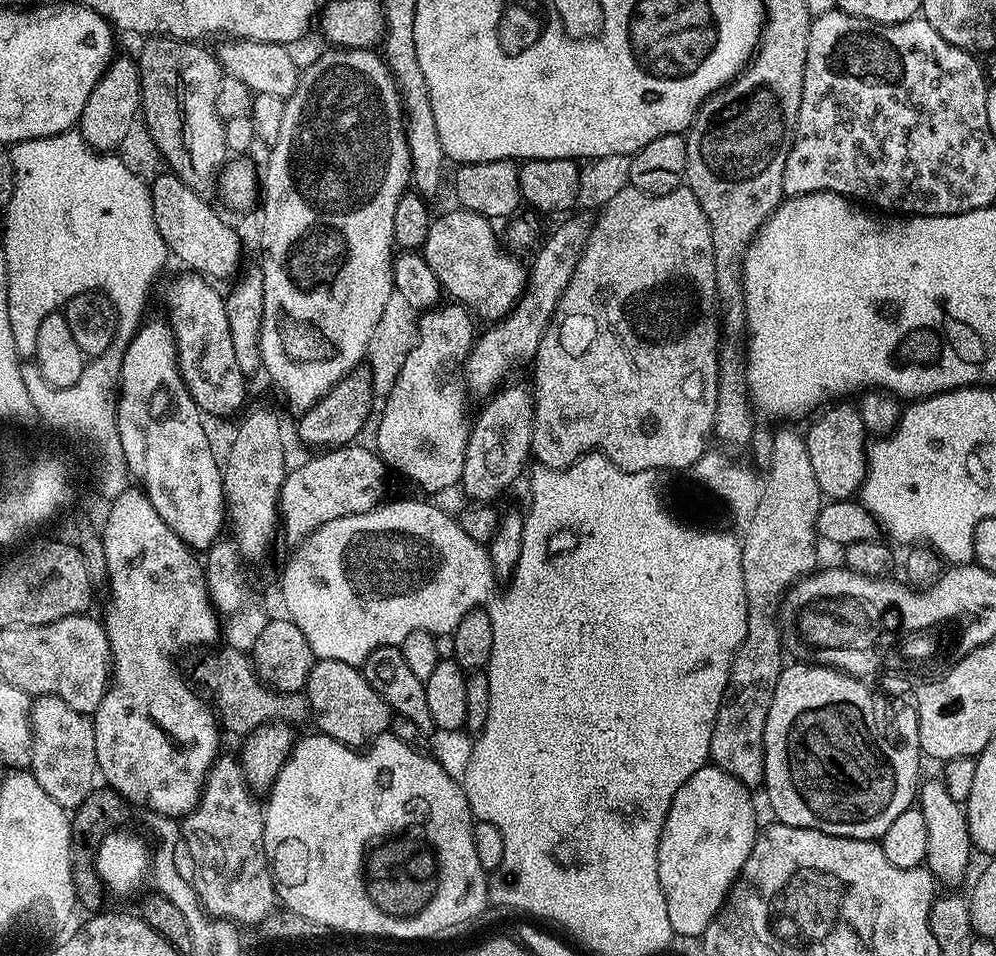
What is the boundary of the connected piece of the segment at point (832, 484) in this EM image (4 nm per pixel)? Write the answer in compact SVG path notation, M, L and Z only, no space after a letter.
M836 402L825 407L820 414L809 426L808 432L803 433L814 469L814 478L818 478L820 491L828 500L855 497L868 477L868 450L860 409L852 402Z

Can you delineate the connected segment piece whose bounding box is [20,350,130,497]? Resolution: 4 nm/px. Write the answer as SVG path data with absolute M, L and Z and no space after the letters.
M109 350L101 356L91 357L90 362L85 363L82 370L82 378L74 382L74 386L65 388L49 388L48 383L40 377L40 372L35 366L21 367L22 382L26 382L26 394L30 394L35 415L41 416L56 432L65 432L68 436L77 436L84 444L92 444L92 452L96 455L96 480L100 483L99 495L113 497L122 494L122 490L129 487L130 473L128 463L122 454L122 442L118 438L118 426L116 425L116 402L120 387L120 357L121 353Z

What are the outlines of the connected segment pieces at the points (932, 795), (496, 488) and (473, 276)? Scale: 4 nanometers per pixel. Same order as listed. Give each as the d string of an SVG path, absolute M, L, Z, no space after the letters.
M943 779L928 780L919 785L918 807L922 818L926 818L926 858L924 864L941 885L960 886L968 872L974 845L968 829L967 811L946 791Z
M509 383L483 401L484 409L475 413L468 433L466 462L460 484L472 502L496 502L496 499L524 472L524 463L532 456L534 426L533 393L520 384Z
M457 207L456 212L444 212L437 215L430 226L430 234L426 234L426 242L422 249L424 260L434 270L434 278L438 278L441 289L448 292L453 301L471 310L481 321L499 322L516 307L520 296L528 287L529 269L507 247L500 248L500 240L492 229L493 221L482 214L467 212L465 208Z

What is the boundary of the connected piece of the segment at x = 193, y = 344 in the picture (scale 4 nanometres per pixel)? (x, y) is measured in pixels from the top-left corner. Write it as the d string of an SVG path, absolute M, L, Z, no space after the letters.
M184 270L181 273L181 276L174 277L164 288L164 308L168 311L166 319L176 339L176 360L180 364L184 384L201 412L209 417L232 415L235 417L245 407L244 399L248 396L249 381L238 366L234 355L234 345L230 339L230 322L226 319L225 293L219 292L216 289L219 287L203 275L191 270Z

